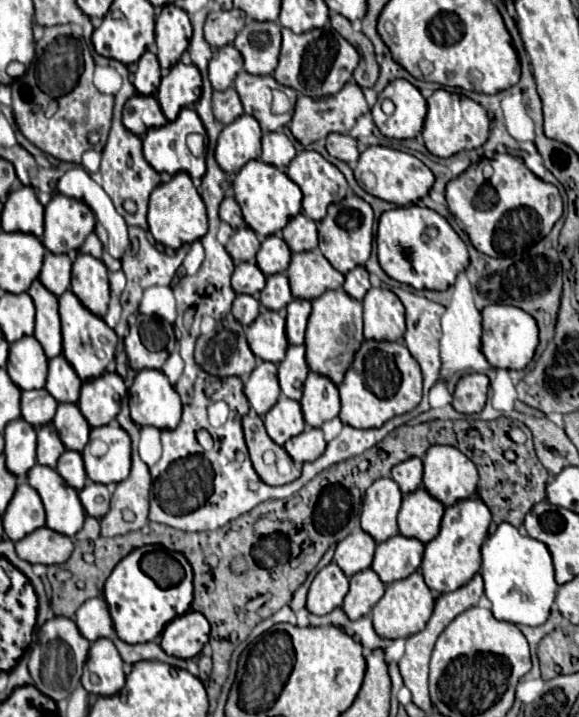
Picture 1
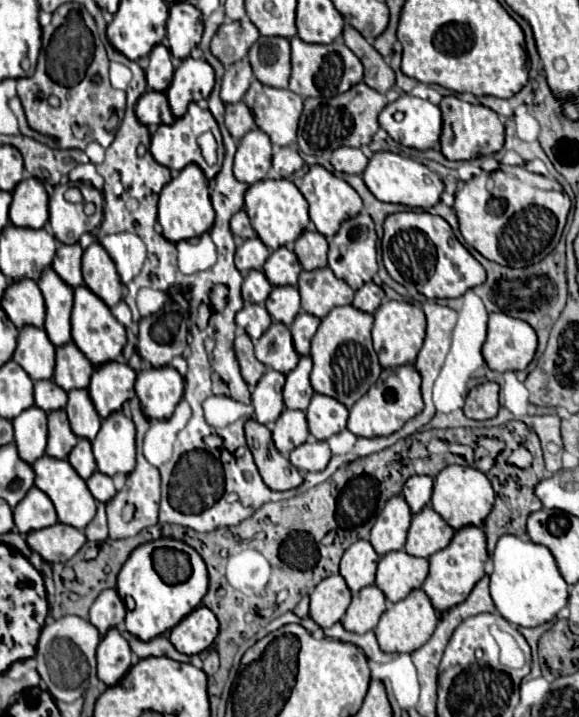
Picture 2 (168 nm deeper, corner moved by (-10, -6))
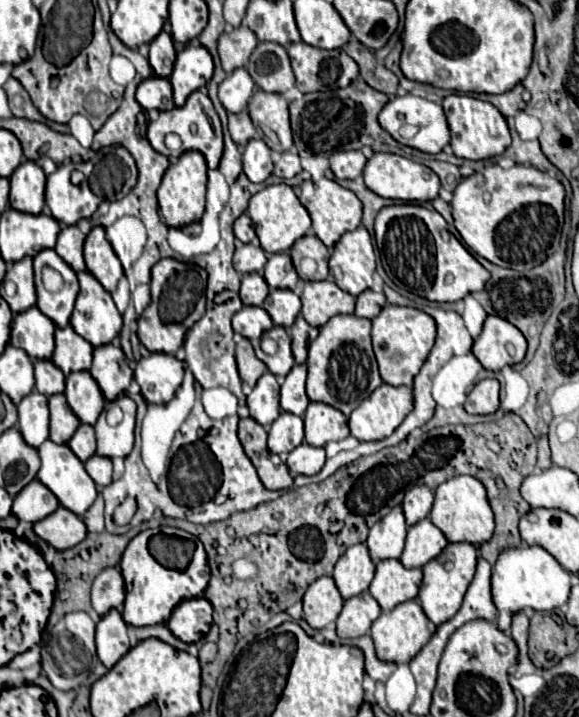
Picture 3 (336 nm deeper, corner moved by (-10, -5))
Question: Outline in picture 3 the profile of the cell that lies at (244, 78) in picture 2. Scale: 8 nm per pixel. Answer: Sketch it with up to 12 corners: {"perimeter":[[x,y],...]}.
{"perimeter":[[245,68],[219,86],[227,112],[241,112],[255,90]]}

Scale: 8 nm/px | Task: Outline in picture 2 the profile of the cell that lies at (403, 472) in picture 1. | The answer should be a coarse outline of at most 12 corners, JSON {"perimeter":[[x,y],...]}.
{"perimeter":[[415,475],[401,495],[411,513],[429,505],[433,479]]}

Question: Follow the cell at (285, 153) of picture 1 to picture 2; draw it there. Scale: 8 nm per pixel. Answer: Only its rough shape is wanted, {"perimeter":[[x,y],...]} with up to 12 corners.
{"perimeter":[[275,147],[273,171],[291,177],[303,167],[291,147]]}

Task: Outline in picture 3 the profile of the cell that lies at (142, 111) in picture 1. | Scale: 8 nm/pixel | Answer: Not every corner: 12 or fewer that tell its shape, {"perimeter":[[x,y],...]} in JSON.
{"perimeter":[[147,78],[137,88],[143,110],[173,110],[167,78]]}

